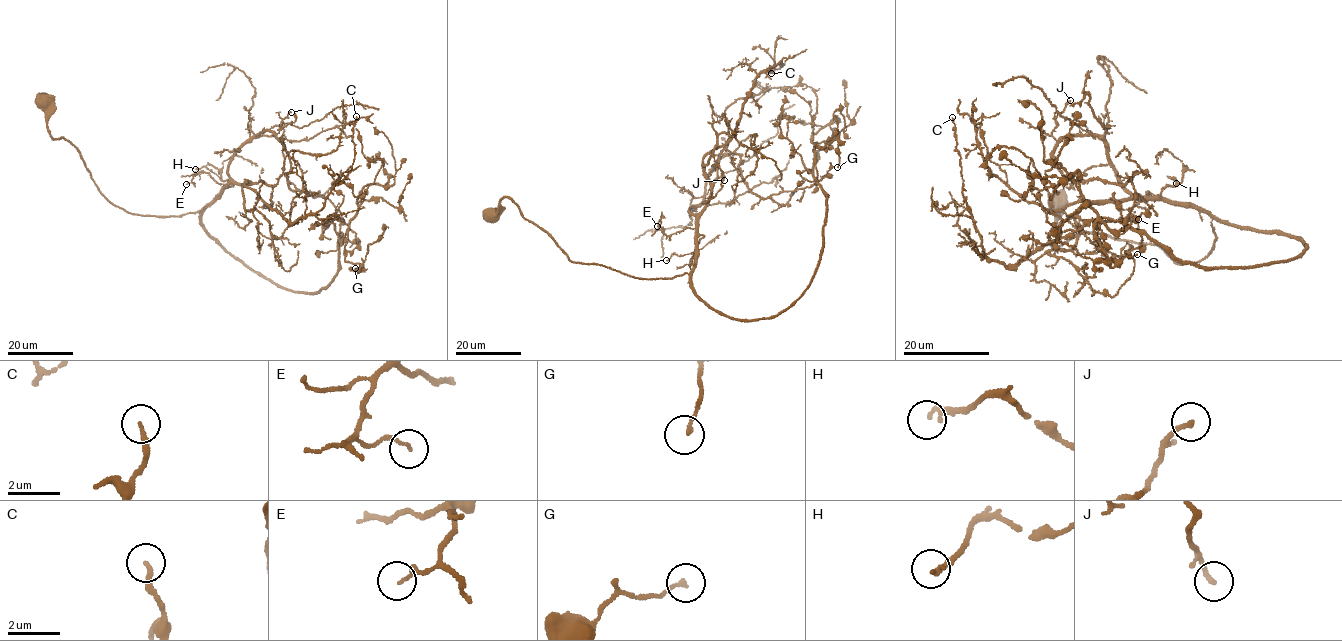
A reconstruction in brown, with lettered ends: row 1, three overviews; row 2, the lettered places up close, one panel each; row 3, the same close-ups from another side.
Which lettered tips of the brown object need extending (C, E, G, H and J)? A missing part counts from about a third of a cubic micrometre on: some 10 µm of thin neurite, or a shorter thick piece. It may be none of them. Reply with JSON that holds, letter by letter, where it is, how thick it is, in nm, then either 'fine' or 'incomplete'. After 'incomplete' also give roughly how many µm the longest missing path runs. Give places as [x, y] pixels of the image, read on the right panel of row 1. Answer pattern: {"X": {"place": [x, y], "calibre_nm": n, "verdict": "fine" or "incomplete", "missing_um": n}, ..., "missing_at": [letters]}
{"C": {"place": [952, 117], "calibre_nm": 180, "verdict": "fine"}, "E": {"place": [1138, 219], "calibre_nm": 90, "verdict": "fine"}, "G": {"place": [1137, 254], "calibre_nm": 140, "verdict": "fine"}, "H": {"place": [1176, 183], "calibre_nm": 170, "verdict": "incomplete", "missing_um": 15}, "J": {"place": [1070, 100], "calibre_nm": 180, "verdict": "fine"}, "missing_at": ["H"]}

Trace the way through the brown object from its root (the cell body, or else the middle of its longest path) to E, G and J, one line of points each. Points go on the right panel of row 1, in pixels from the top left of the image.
E: (1060, 201), (1055, 247), (1101, 232), (1192, 263), (1217, 240), (1207, 213), (1147, 192), (1130, 212), (1138, 219)
G: (1060, 201), (1055, 247), (1192, 263), (1214, 219), (1308, 246), (1201, 267), (1096, 222), (1102, 260), (1137, 254)
J: (1060, 201), (1055, 247), (1192, 263), (1217, 238), (1126, 189), (1099, 137), (1055, 140), (1070, 100)

